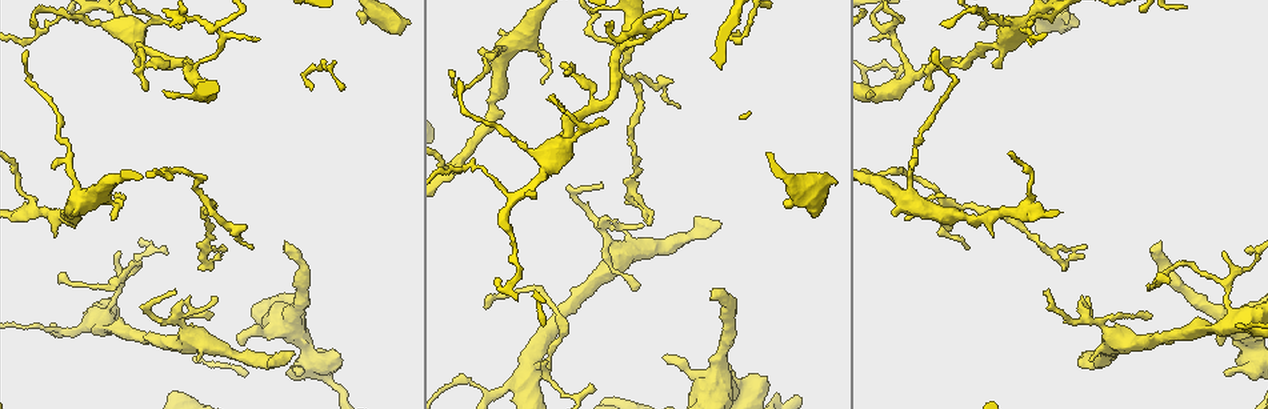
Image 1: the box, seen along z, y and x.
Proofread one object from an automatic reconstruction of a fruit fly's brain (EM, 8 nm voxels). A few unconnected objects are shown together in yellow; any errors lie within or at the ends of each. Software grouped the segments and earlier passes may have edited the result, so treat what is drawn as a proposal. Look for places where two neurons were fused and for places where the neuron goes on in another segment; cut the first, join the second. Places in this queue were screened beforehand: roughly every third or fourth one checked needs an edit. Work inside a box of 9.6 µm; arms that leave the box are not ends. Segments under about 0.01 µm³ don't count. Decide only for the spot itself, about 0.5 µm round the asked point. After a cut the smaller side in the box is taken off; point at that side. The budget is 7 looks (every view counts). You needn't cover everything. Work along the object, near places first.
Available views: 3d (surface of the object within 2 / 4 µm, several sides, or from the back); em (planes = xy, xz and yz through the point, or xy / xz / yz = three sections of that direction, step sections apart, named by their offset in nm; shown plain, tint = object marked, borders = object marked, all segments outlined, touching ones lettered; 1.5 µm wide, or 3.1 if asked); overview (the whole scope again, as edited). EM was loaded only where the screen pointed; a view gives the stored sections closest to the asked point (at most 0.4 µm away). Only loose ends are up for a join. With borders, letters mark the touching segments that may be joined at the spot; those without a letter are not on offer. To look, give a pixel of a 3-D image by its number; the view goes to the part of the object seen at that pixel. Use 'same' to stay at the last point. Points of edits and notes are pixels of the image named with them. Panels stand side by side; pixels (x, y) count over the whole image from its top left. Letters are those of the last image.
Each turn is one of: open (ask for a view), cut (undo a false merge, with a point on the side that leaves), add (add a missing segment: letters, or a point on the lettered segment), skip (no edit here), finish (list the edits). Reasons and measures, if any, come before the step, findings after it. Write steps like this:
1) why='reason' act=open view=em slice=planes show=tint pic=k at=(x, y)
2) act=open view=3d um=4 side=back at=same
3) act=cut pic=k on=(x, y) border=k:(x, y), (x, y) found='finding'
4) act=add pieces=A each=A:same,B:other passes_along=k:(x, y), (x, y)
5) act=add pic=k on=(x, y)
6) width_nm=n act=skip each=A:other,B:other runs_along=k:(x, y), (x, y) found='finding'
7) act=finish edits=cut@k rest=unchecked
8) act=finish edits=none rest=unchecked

why='end of a long branch' act=open view=3d um=2 pic=1 at=(59, 280)

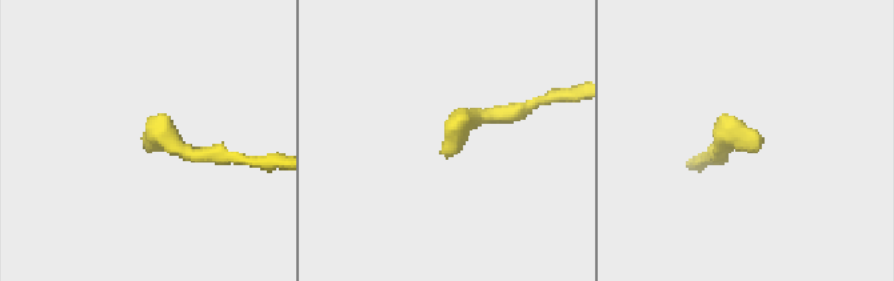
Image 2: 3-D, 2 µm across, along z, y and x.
act=open view=em slice=planes show=tint pic=2 at=(760, 147)

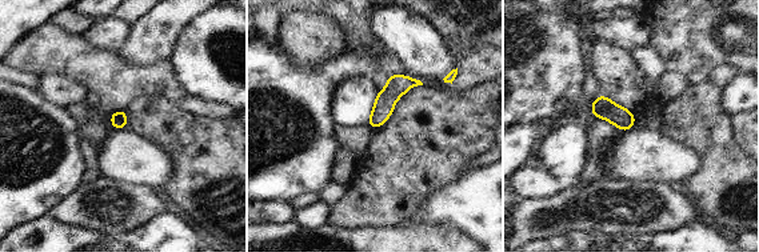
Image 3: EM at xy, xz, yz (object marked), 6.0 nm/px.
why='see the neighbours' act=open view=em slice=planes show=borders at=same

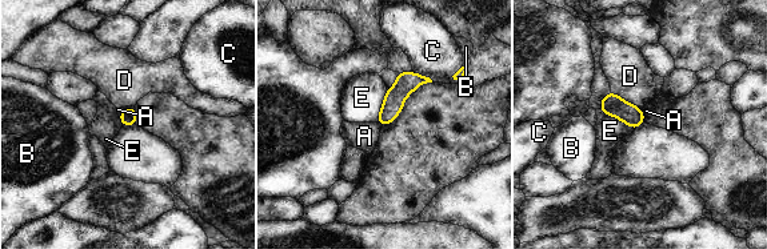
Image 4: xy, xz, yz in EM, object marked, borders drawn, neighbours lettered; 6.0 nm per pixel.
act=skip each=A:other,B:other,C:other,D:other,E:other border=4:(376, 121), (382, 125) found='none of them fits'

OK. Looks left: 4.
act=open view=3d um=2 pic=1 at=(196, 359)

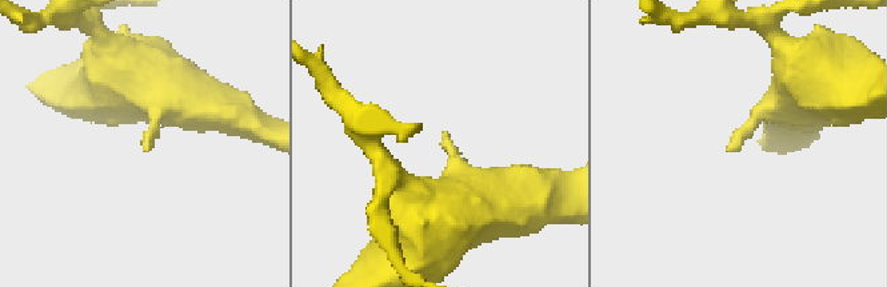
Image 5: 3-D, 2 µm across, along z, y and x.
why='now the EM' act=open view=em slice=planes show=borders pic=5 at=(446, 136)

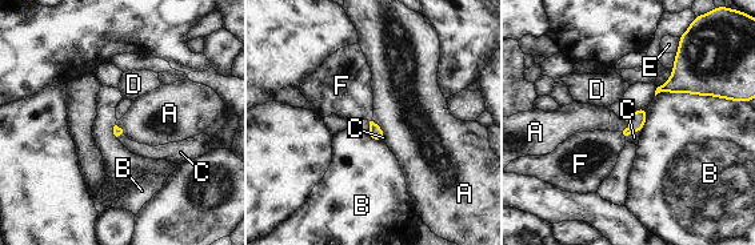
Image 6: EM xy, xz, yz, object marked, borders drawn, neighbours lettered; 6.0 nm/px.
longest_contact=B:380nm act=add pieces=C each=A:other,B:other,C:same,D:other,E:other,F:other found='it goes on there'

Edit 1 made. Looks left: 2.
why='see it whole again' act=open view=overview

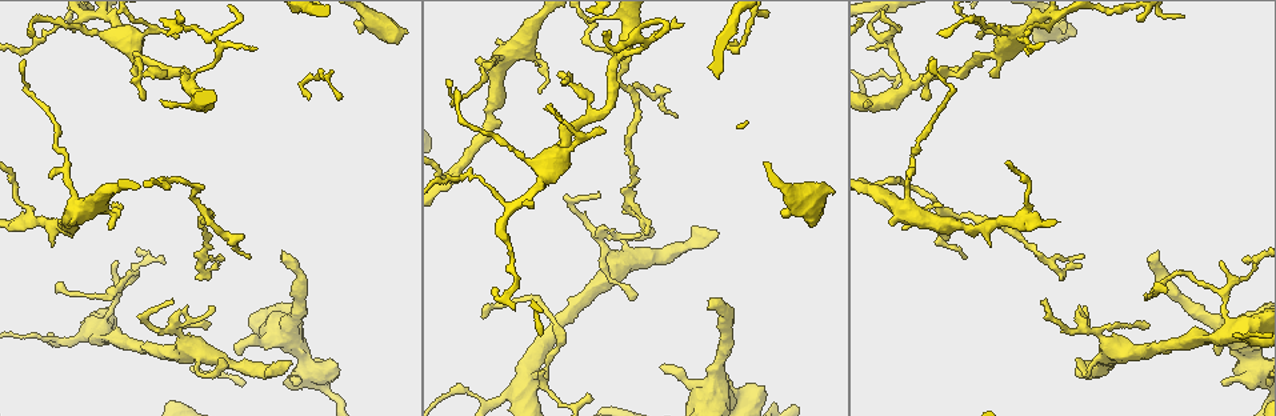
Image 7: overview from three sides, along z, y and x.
why='branch stops here' act=open view=em slice=planes show=borders pic=7 at=(717, 232)

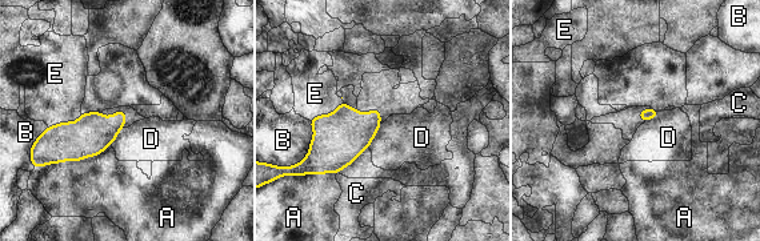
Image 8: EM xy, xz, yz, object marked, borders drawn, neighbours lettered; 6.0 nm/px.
act=skip each=A:other,B:other,C:other,D:other,E:other border=8:(380, 123), (379, 131), (368, 148) found='no lettered segment goes on from it'

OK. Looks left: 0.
act=finish edits=add@6 rest=unchecked

